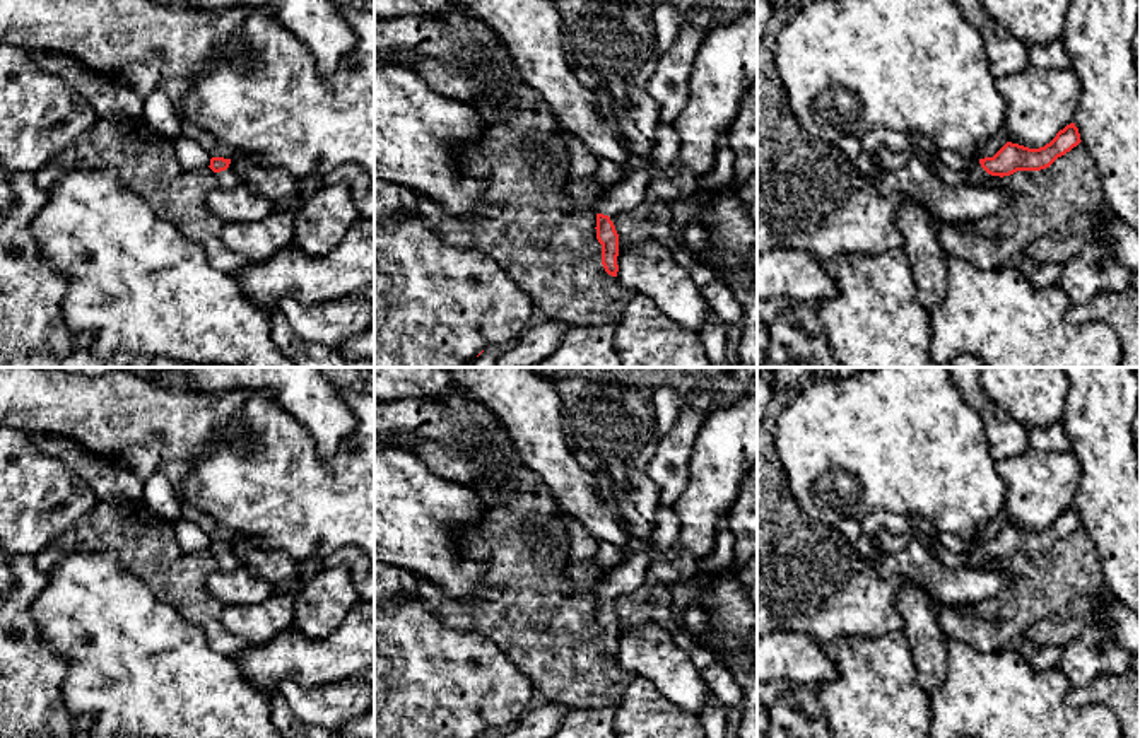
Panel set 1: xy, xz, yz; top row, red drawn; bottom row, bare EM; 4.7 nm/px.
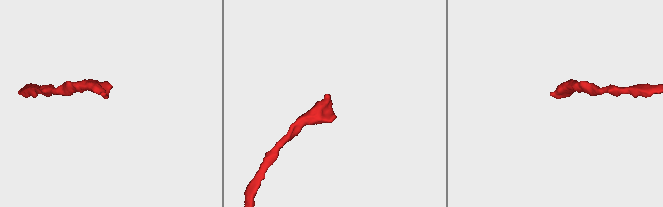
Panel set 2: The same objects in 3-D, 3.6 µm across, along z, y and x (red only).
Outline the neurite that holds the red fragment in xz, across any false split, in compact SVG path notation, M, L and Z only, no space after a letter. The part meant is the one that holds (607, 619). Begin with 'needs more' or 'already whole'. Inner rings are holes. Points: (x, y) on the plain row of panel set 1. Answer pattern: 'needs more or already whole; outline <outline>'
needs more; outline M679 542L665 554L632 554L596 581L593 588L596 593L595 612L596 622L602 627L602 647L608 658L617 659L619 654L619 617L615 613L615 601L626 594L632 594L641 584L644 584L651 564L668 562L679 555Z

